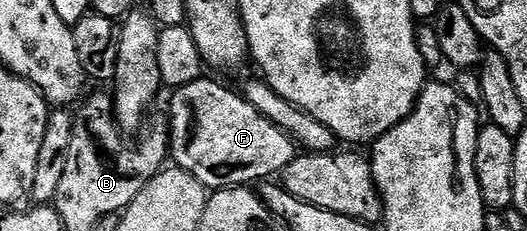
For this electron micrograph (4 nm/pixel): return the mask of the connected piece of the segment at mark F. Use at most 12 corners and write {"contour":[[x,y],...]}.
{"contour":[[216,81],[186,83],[171,160],[209,191],[283,174],[296,142]]}

